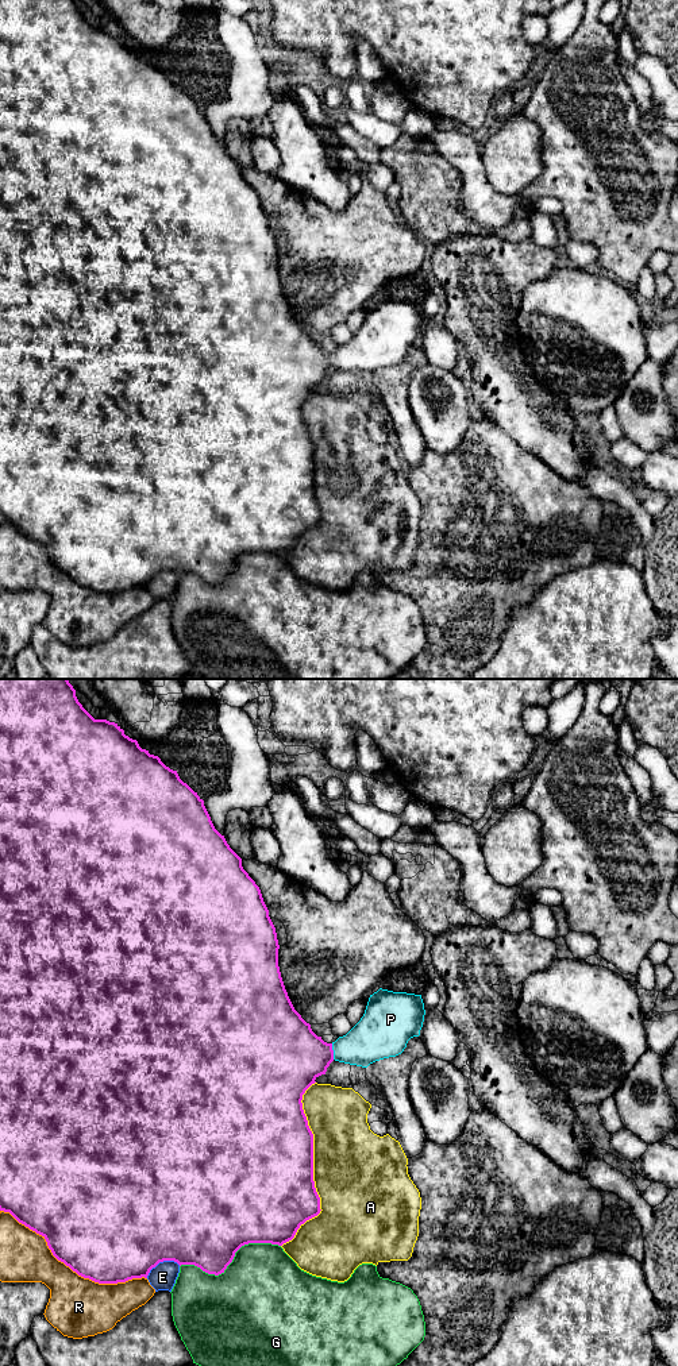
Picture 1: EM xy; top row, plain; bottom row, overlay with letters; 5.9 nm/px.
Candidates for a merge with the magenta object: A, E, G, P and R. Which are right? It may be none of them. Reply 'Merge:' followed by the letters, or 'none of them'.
Merge: P

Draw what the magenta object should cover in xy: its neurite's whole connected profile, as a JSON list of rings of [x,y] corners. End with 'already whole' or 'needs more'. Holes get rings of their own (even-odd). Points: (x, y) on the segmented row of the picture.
[[[0,679],[0,1211],[9,1212],[19,1223],[42,1235],[53,1255],[78,1276],[99,1284],[126,1282],[147,1278],[150,1270],[163,1261],[174,1261],[180,1266],[194,1265],[208,1274],[219,1276],[242,1246],[282,1246],[294,1238],[301,1224],[320,1213],[320,1197],[313,1181],[313,1134],[303,1110],[303,1095],[319,1076],[325,1074],[334,1060],[367,1068],[375,1061],[401,1054],[408,1041],[420,1035],[425,1010],[421,995],[380,988],[370,995],[361,1020],[346,1035],[327,1043],[294,1010],[281,977],[278,949],[276,927],[259,887],[243,869],[242,858],[230,848],[224,836],[215,829],[204,800],[180,779],[177,771],[142,749],[118,723],[95,719],[78,702],[68,679]]]; needs more

